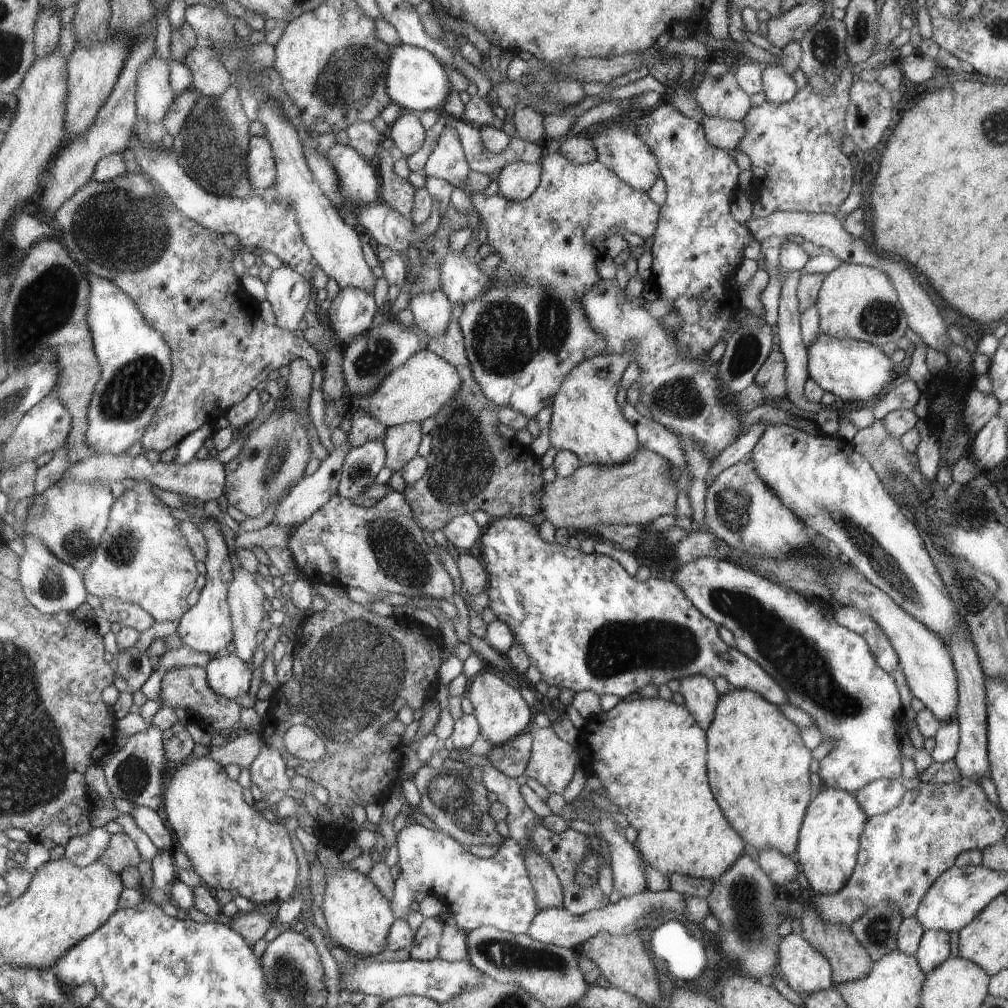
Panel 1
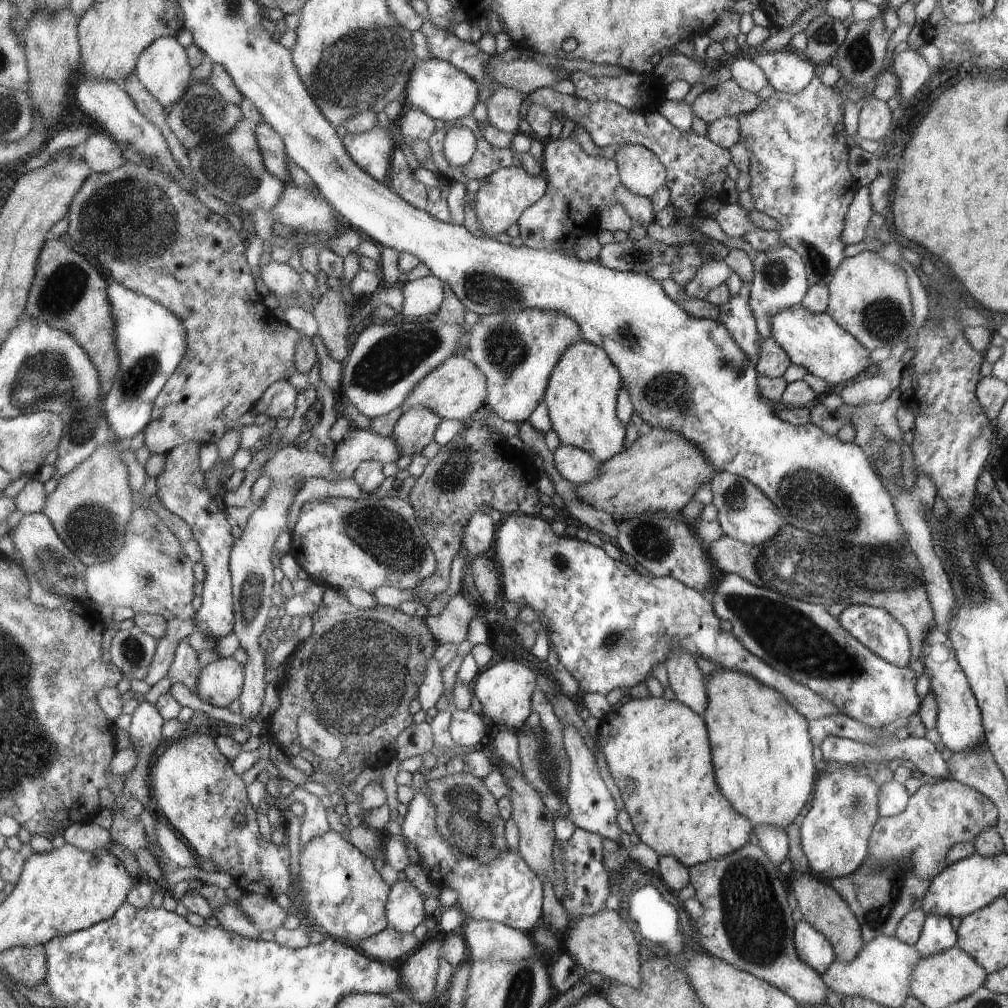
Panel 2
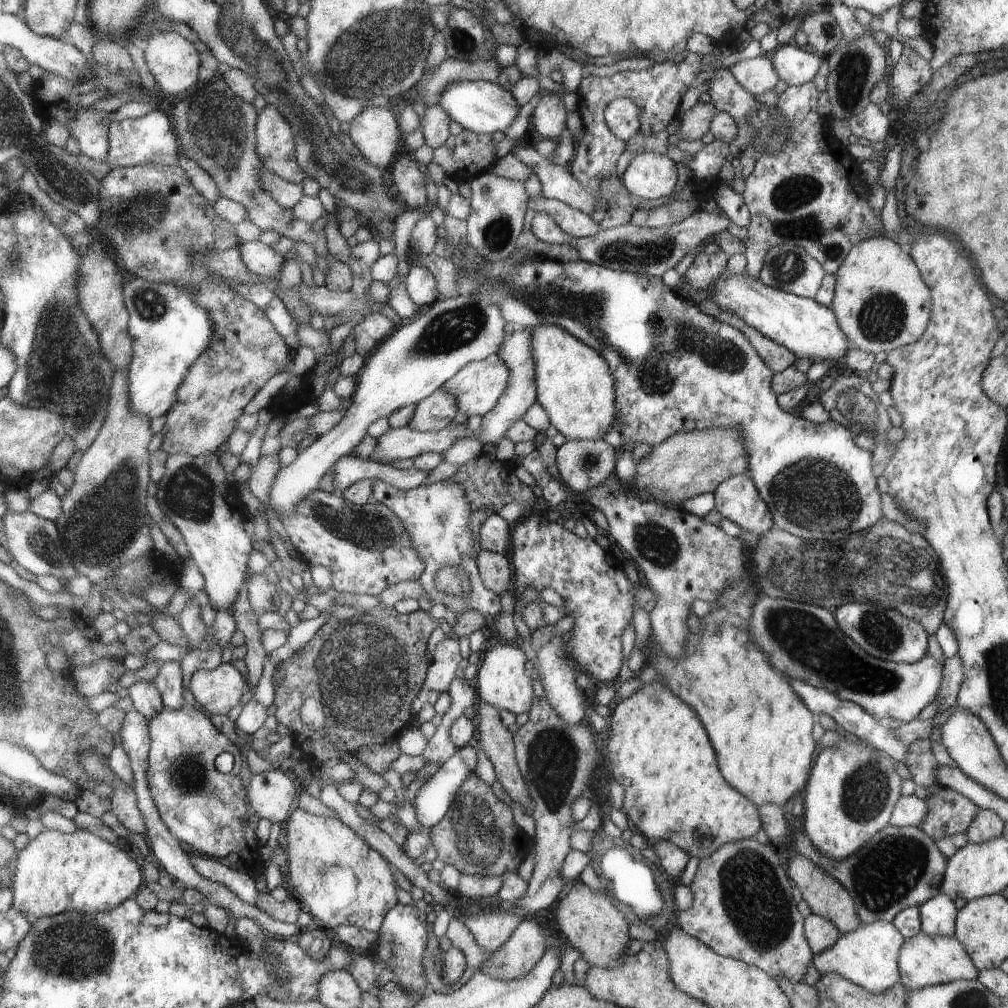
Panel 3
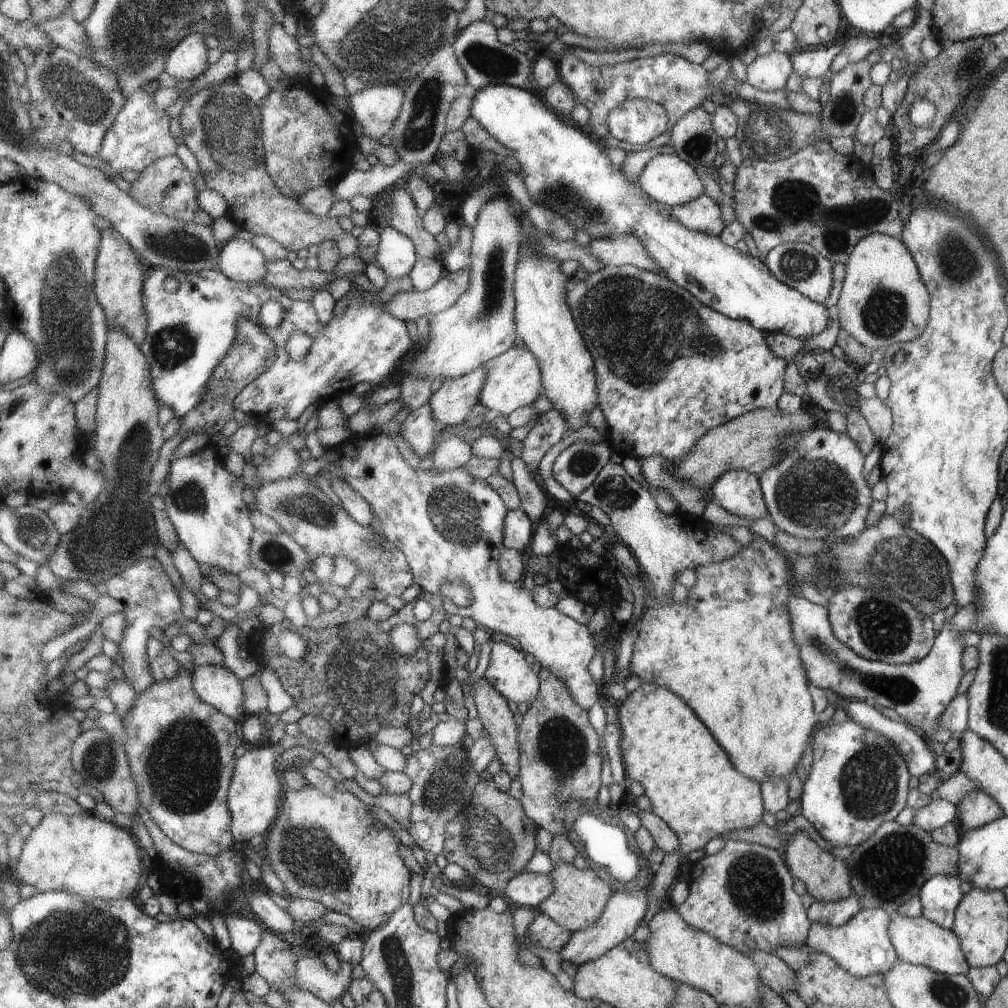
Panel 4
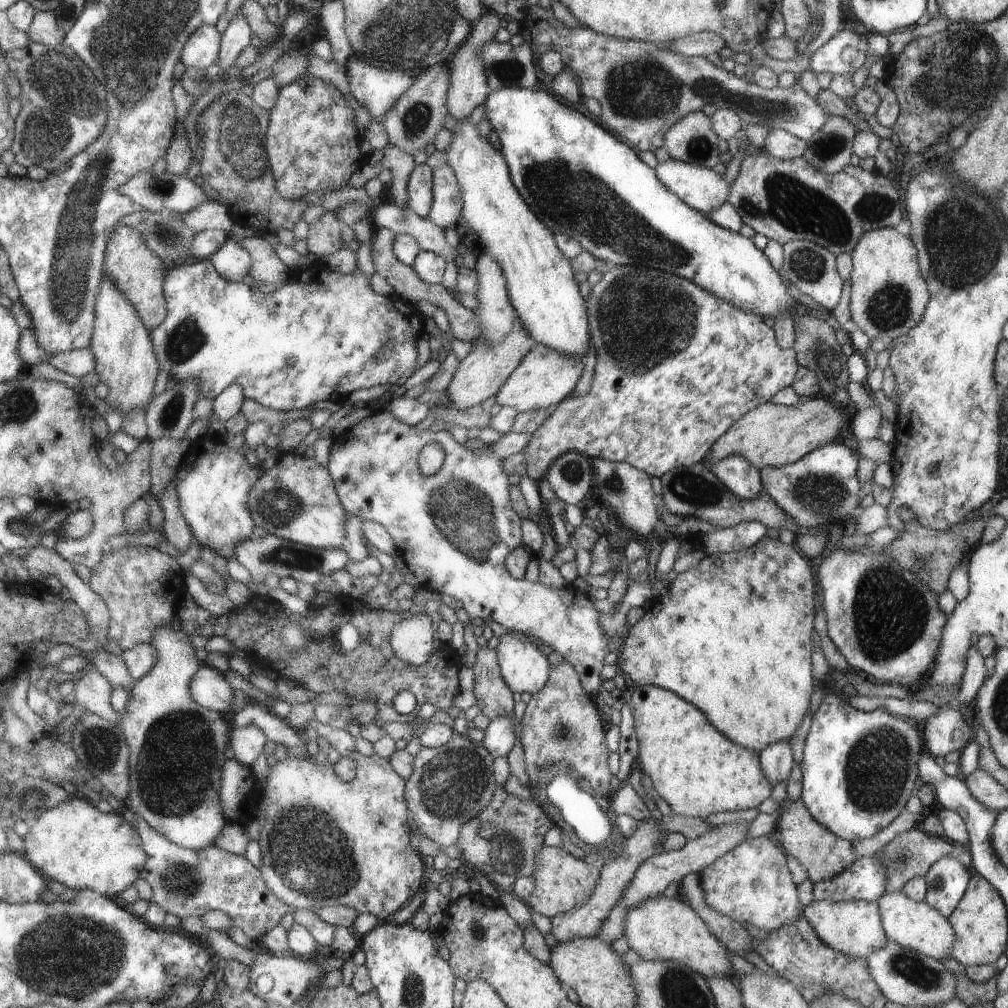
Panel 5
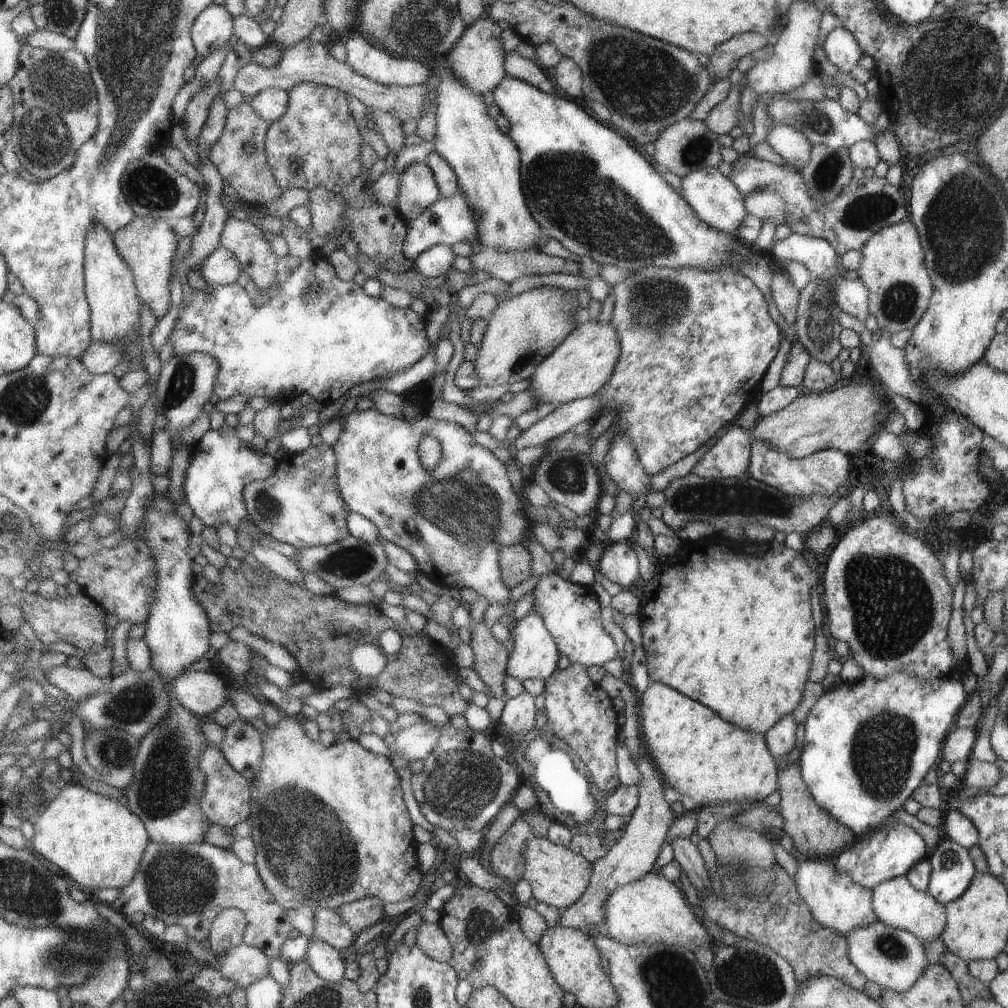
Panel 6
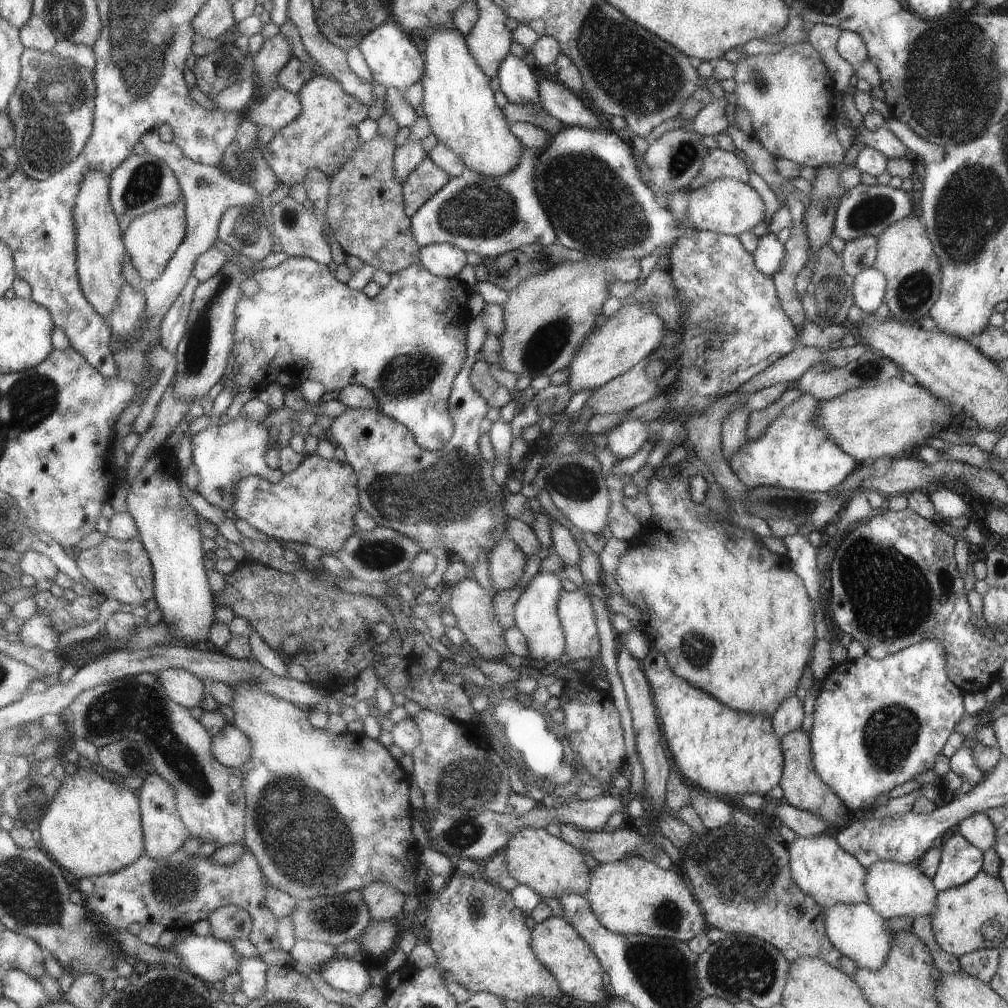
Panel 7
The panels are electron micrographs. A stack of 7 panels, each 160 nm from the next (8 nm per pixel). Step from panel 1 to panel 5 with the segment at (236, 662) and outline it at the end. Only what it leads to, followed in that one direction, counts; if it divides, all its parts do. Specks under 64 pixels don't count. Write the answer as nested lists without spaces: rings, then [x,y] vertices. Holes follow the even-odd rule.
[[[205,664],[194,674],[194,679],[190,682],[190,691],[194,702],[200,706],[228,715],[236,695],[236,690],[232,690],[228,680],[218,670],[214,670],[214,667],[210,668]]]

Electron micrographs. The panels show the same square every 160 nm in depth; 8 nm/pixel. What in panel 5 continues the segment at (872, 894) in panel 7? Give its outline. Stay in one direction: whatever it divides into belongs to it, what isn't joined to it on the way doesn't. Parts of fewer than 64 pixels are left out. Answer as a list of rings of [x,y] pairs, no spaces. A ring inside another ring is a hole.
[[[902,892],[884,893],[877,900],[881,909],[881,921],[884,923],[888,940],[902,948],[918,951],[920,954],[943,963],[950,958],[955,943],[955,932],[949,920],[939,910],[924,901],[916,902]]]

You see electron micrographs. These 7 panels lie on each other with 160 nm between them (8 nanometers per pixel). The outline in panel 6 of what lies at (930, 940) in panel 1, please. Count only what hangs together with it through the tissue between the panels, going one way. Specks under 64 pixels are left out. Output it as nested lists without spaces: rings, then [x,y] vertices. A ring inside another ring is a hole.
[[[942,838],[928,855],[932,864],[927,892],[942,905],[962,896],[976,874],[970,850]]]

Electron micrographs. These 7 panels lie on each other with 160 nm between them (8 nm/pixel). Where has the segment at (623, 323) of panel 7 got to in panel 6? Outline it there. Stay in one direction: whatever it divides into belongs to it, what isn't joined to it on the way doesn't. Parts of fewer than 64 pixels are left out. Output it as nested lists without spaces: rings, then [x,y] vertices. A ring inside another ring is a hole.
[[[586,319],[530,377],[530,390],[534,392],[534,398],[540,400],[540,405],[556,404],[556,407],[591,396],[610,382],[622,353],[621,332],[612,320],[600,324],[599,320]]]

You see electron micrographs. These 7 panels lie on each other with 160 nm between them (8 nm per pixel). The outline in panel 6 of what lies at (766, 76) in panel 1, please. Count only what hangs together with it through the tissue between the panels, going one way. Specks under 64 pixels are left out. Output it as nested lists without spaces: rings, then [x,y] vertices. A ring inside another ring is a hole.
[[[838,27],[828,34],[825,51],[828,62],[842,73],[850,73],[863,56],[860,46],[856,43],[856,38],[843,27]]]

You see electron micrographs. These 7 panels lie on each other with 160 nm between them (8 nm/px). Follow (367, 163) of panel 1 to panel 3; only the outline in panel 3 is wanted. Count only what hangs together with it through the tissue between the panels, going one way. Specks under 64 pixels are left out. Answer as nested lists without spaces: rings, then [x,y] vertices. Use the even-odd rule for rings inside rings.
[[[366,104],[365,109],[345,128],[354,146],[370,164],[382,169],[393,165],[404,133],[392,110]]]

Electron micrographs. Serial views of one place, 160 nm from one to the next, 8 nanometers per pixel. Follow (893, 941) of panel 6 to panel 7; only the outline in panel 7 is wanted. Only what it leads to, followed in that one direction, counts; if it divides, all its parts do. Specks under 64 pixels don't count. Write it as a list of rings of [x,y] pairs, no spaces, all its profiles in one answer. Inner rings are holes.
[[[834,902],[832,906],[821,909],[824,911],[828,938],[842,955],[854,960],[856,966],[862,966],[868,970],[881,970],[882,966],[885,966],[892,949],[893,934],[890,934],[892,929],[888,928],[880,912],[874,911],[869,903]]]

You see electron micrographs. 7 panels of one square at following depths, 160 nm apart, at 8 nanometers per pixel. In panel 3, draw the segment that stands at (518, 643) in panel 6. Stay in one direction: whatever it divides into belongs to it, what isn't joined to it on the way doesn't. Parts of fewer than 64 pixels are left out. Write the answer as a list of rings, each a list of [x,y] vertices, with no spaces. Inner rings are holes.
[[[502,642],[492,646],[483,659],[477,666],[477,673],[472,675],[476,679],[476,692],[480,699],[499,710],[508,710],[516,717],[522,712],[528,713],[533,707],[534,694],[532,680],[526,676],[526,654],[520,648]]]

